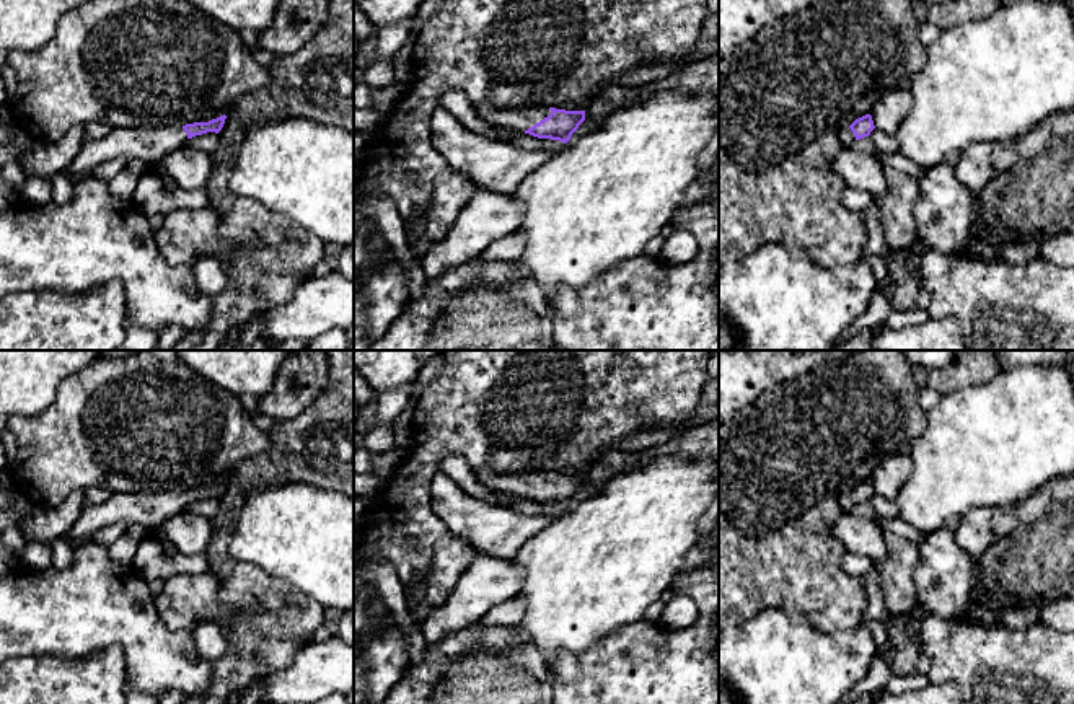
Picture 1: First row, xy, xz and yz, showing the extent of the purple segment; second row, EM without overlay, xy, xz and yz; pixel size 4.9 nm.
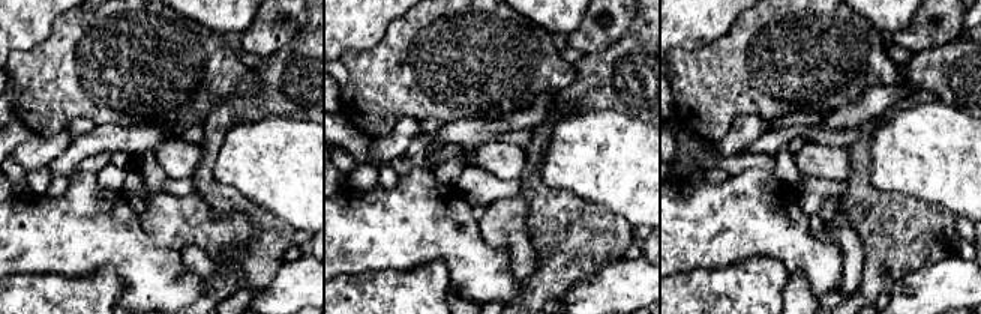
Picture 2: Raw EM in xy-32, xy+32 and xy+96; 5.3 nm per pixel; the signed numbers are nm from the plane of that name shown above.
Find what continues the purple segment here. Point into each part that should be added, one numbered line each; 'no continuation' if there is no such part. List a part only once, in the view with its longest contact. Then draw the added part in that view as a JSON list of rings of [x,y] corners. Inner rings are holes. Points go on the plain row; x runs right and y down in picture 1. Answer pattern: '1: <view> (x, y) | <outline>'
1: xz (517, 483) | [[[494,469],[473,471],[474,477],[492,492],[525,497],[551,479],[548,471],[510,471]]]

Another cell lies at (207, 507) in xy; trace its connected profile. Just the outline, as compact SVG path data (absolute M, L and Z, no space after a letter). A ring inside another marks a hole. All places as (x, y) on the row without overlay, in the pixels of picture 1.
M207 497L202 500L196 500L186 507L187 512L200 517L212 518L218 512L218 499L215 497Z

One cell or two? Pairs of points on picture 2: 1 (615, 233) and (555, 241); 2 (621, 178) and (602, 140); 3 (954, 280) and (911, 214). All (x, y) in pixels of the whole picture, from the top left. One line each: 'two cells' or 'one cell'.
1: one cell
2: one cell
3: two cells

